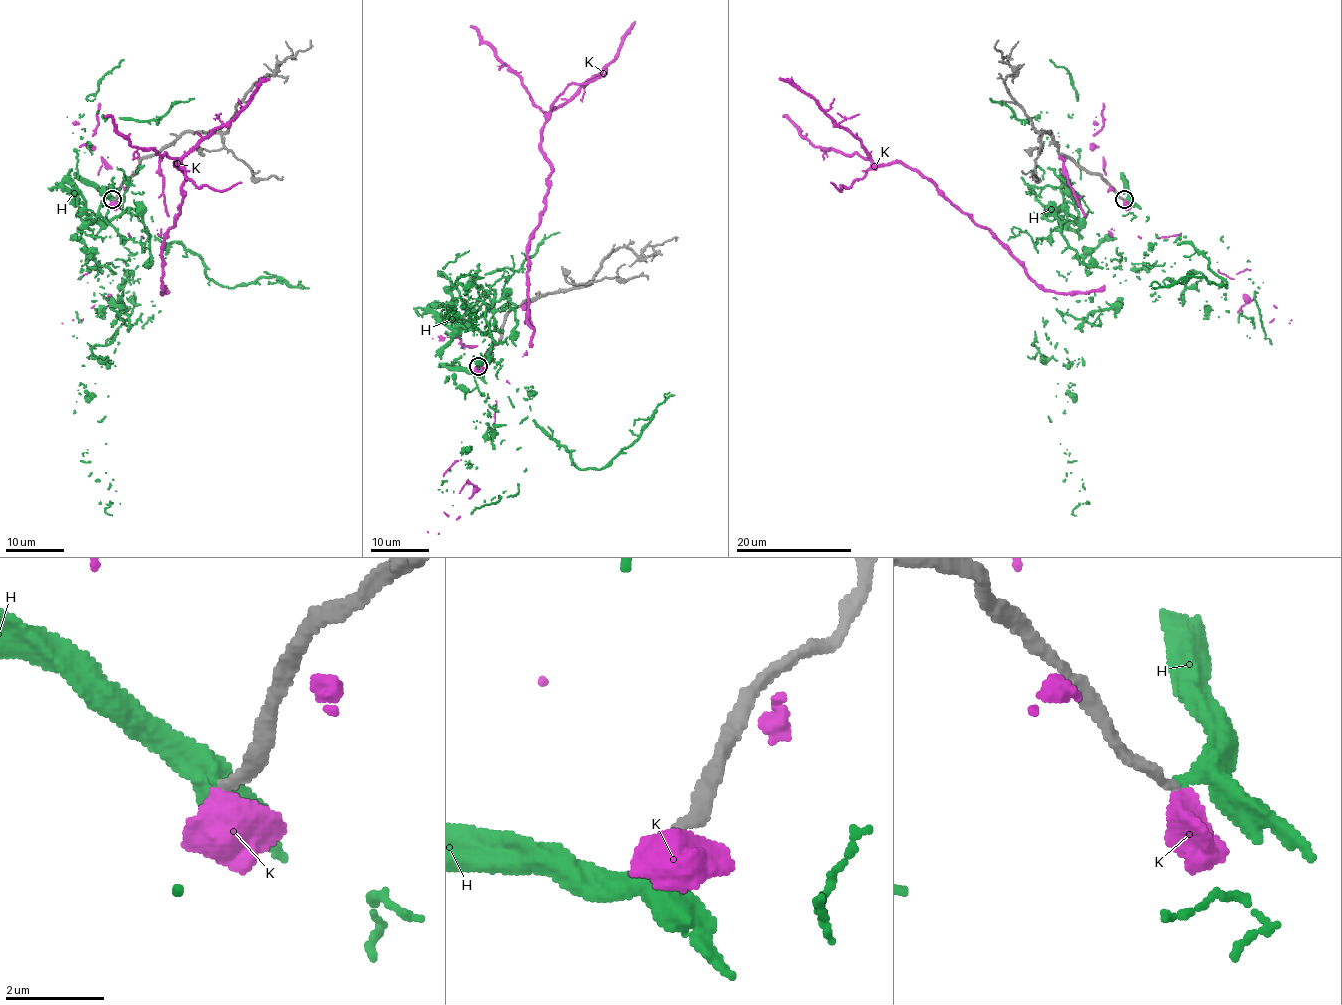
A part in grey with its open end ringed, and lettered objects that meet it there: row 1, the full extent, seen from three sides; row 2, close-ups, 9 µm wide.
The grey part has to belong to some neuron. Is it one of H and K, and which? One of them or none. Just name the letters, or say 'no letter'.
H

